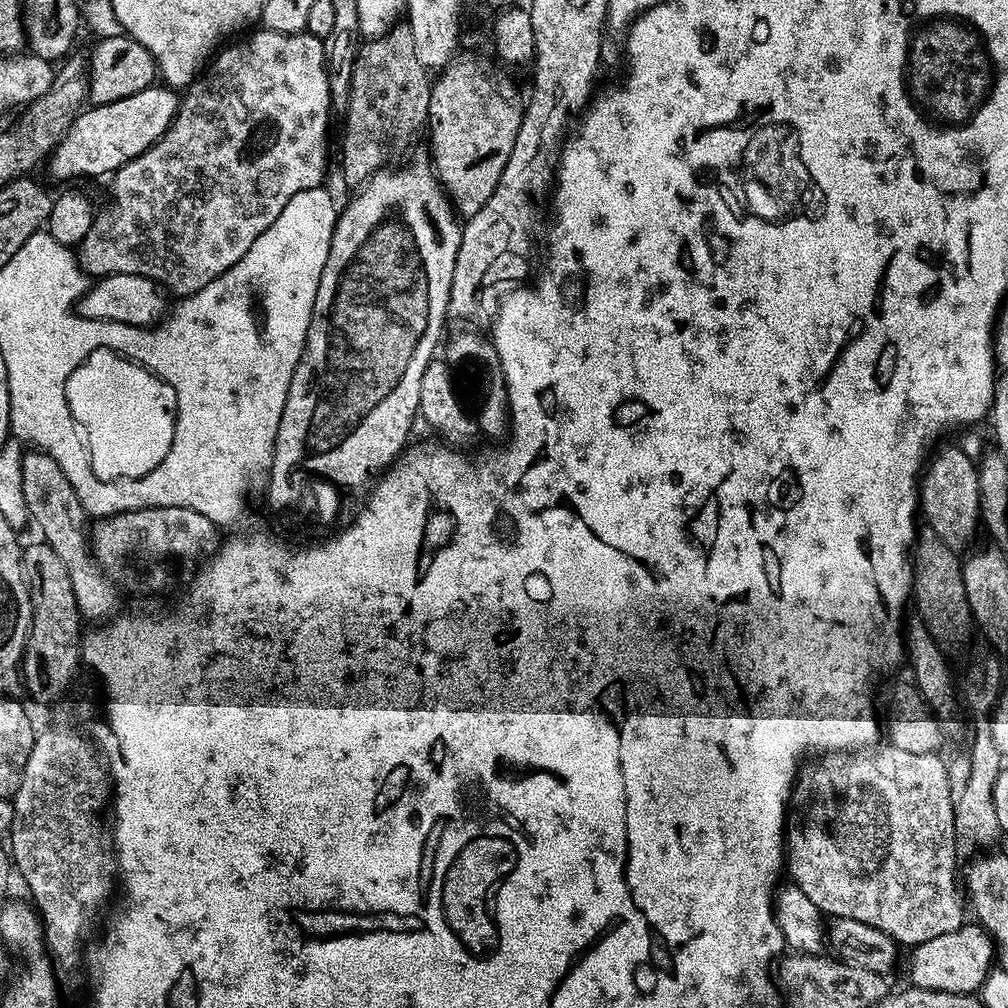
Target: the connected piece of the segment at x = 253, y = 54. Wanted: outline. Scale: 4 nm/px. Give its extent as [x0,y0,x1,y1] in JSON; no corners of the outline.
[78,31,334,298]

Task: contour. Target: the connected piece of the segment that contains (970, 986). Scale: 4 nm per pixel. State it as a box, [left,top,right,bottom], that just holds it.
[908,922,994,994]

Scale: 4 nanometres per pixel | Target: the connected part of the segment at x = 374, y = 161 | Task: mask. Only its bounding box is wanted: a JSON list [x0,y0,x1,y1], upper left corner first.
[340,22,432,186]

